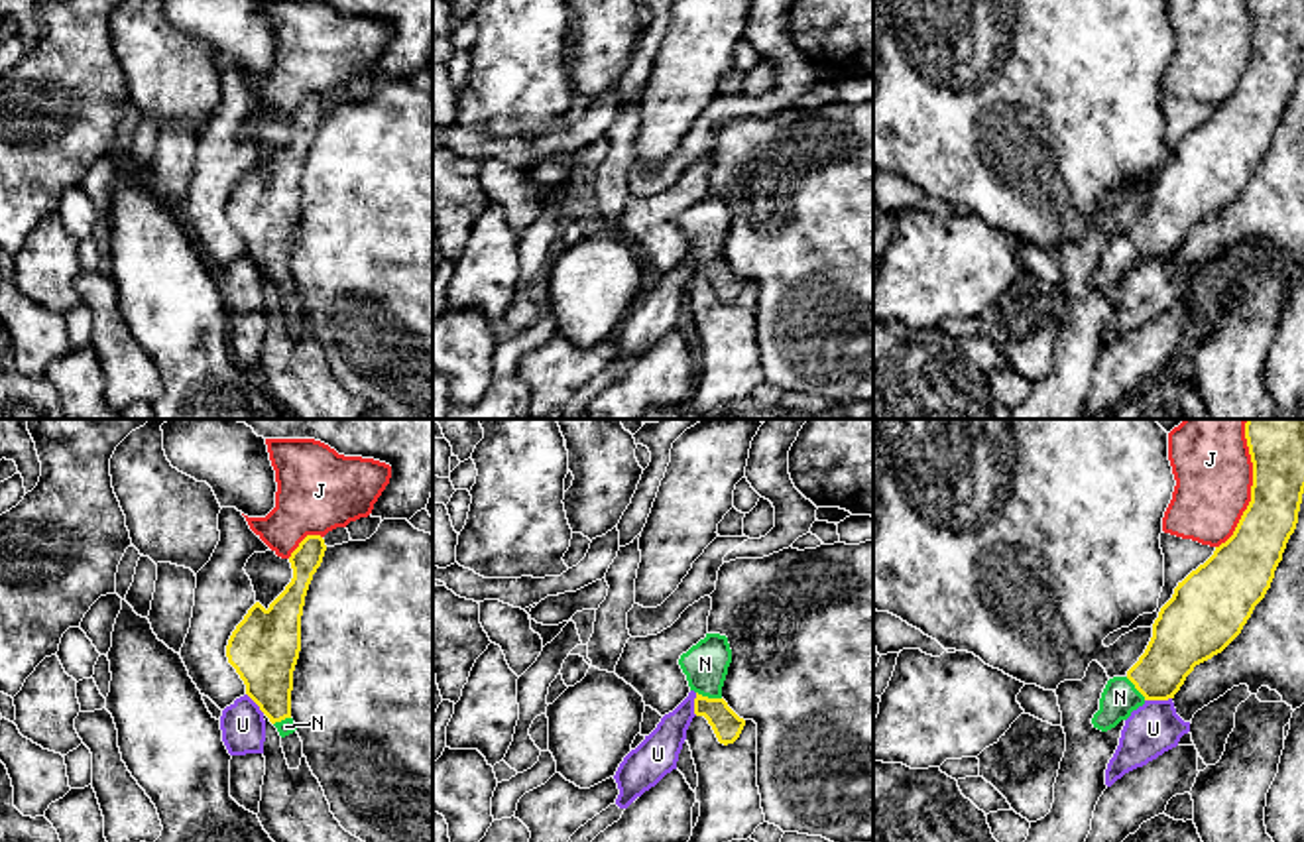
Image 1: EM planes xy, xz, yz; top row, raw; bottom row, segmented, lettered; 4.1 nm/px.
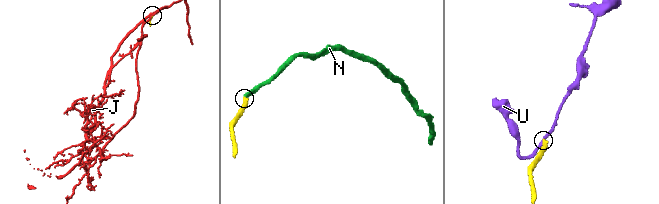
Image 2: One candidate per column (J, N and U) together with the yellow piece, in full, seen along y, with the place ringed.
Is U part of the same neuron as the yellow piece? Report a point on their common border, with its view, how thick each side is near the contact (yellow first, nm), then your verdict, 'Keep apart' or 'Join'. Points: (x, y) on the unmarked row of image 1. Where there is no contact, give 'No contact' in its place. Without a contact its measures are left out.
Touches yellow at yz (1157, 258). Thickness 220 nm (yellow) against 220 nm. Keep apart

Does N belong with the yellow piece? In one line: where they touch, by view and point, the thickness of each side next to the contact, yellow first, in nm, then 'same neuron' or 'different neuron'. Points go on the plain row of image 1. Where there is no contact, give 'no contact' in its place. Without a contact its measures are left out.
contact xz (707, 256); calibres 120 and 180 nm; same neuron

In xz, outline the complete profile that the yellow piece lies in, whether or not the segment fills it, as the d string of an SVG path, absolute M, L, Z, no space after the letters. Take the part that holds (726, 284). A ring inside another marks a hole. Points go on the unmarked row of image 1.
M706 193L696 205L681 214L679 224L686 234L690 250L696 252L694 273L704 275L720 303L734 303L745 279L722 258L722 246L732 222L726 195Z

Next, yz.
M1247 0L1253 22L1251 61L1233 94L1174 148L1153 183L1153 197L1125 236L1107 240L1094 287L1107 291L1147 260L1168 260L1196 224L1221 212L1265 157L1282 112L1298 83L1304 53L1304 0Z

